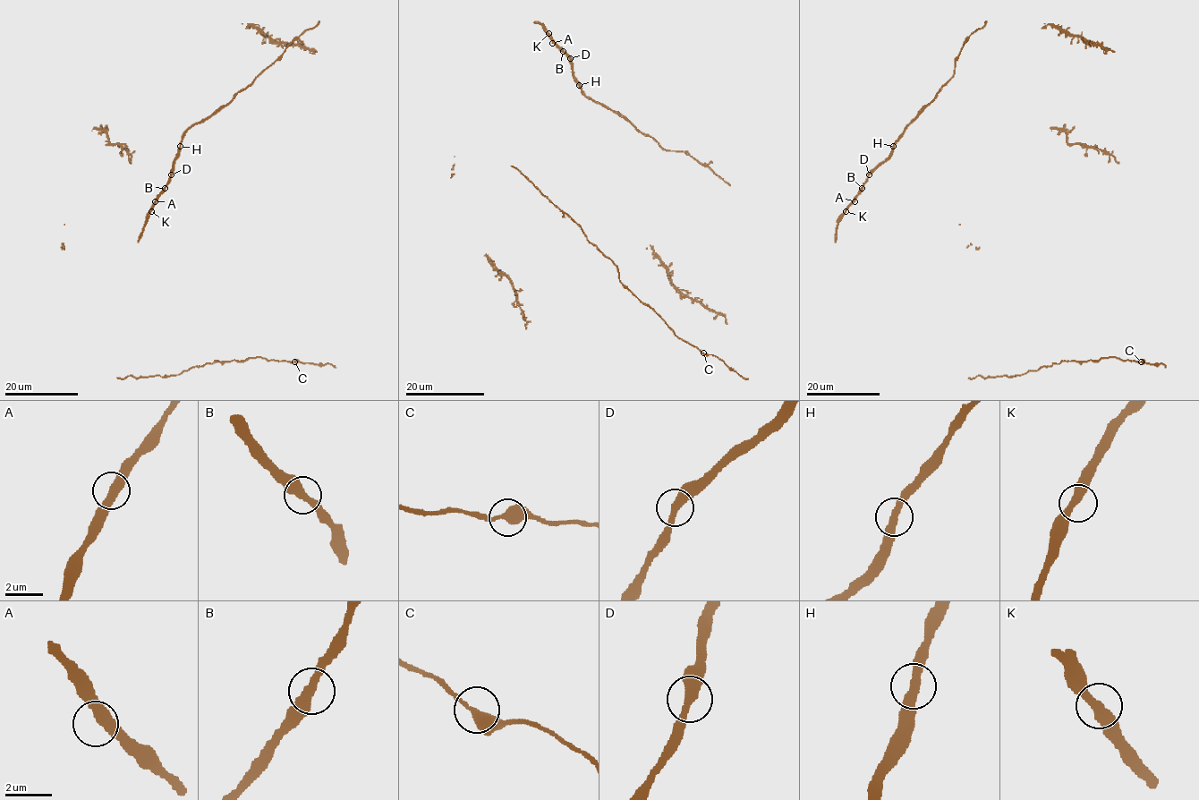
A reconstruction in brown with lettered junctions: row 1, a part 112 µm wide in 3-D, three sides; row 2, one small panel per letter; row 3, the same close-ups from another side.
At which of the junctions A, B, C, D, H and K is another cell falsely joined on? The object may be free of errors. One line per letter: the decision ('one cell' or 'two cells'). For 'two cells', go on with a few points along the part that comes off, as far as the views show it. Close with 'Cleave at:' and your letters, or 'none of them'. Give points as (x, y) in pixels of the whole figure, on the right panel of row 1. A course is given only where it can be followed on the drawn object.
A: one cell
B: one cell
C: one cell
D: one cell
H: one cell
K: one cell
Cleave at: none of them

